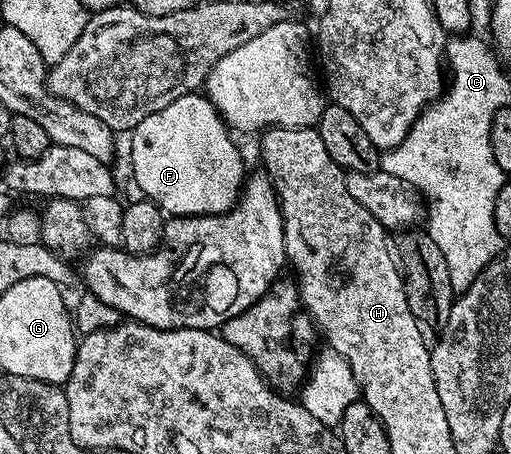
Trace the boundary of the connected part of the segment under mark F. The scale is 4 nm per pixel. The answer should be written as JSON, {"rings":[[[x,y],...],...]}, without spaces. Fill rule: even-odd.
{"rings":[[[190,92],[188,96],[177,98],[177,102],[169,102],[165,110],[149,114],[145,122],[130,129],[130,175],[141,186],[142,195],[162,208],[168,217],[220,216],[223,212],[230,212],[239,203],[239,193],[243,191],[245,183],[243,156],[231,141],[230,134],[228,125],[206,95]]]}

